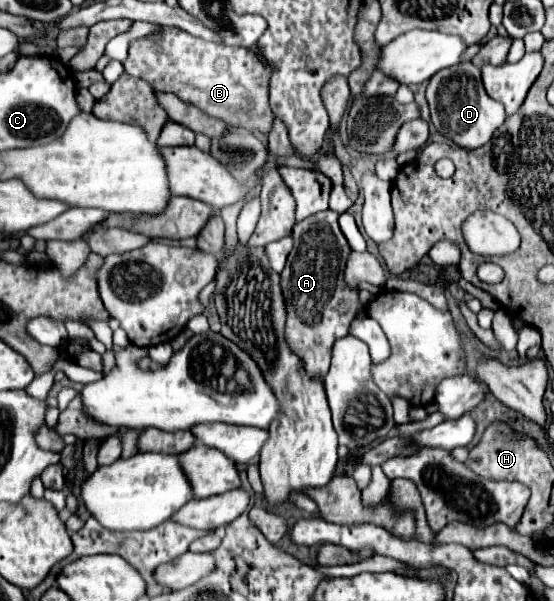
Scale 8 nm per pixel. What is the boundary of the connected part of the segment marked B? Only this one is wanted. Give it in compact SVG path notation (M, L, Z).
M164 28L158 48L152 48L144 38L130 44L124 70L134 78L146 80L156 92L172 92L234 128L270 132L274 120L268 106L270 66L262 64L252 50L206 42L180 28Z

